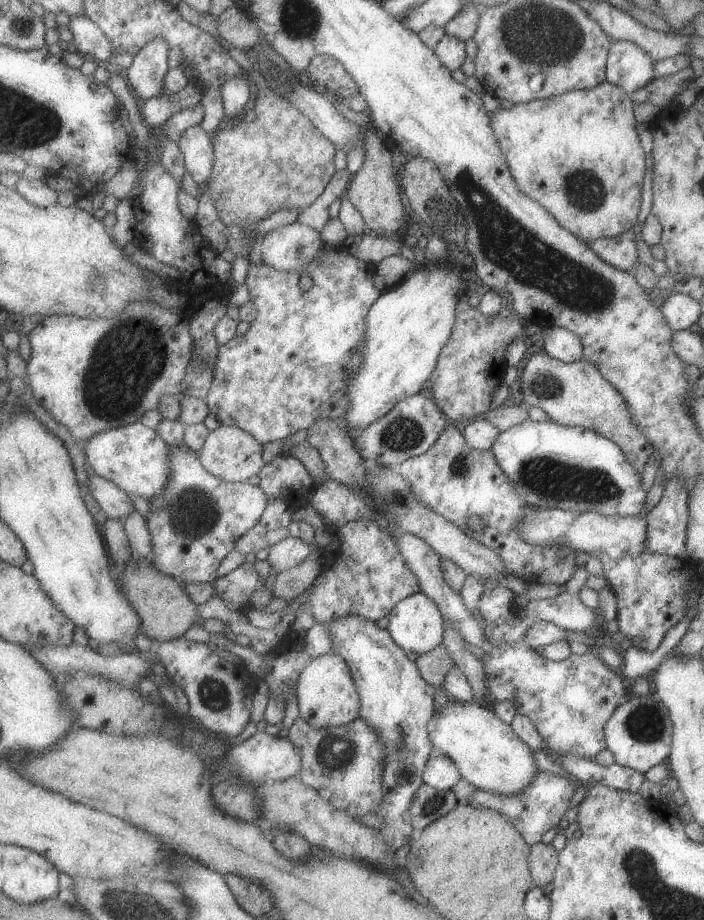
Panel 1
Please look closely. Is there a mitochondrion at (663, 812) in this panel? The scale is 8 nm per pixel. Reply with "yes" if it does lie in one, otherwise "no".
no

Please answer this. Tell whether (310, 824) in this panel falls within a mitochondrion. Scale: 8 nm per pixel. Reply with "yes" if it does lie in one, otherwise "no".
no

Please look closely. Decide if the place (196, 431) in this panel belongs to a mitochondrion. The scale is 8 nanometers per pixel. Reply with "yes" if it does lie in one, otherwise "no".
no

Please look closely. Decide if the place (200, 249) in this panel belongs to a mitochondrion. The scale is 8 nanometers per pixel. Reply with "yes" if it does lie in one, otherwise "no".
no

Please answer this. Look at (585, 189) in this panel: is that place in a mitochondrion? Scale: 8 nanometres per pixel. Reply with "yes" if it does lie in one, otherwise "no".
yes

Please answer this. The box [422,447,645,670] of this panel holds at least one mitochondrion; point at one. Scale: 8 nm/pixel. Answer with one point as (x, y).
(549, 480)

